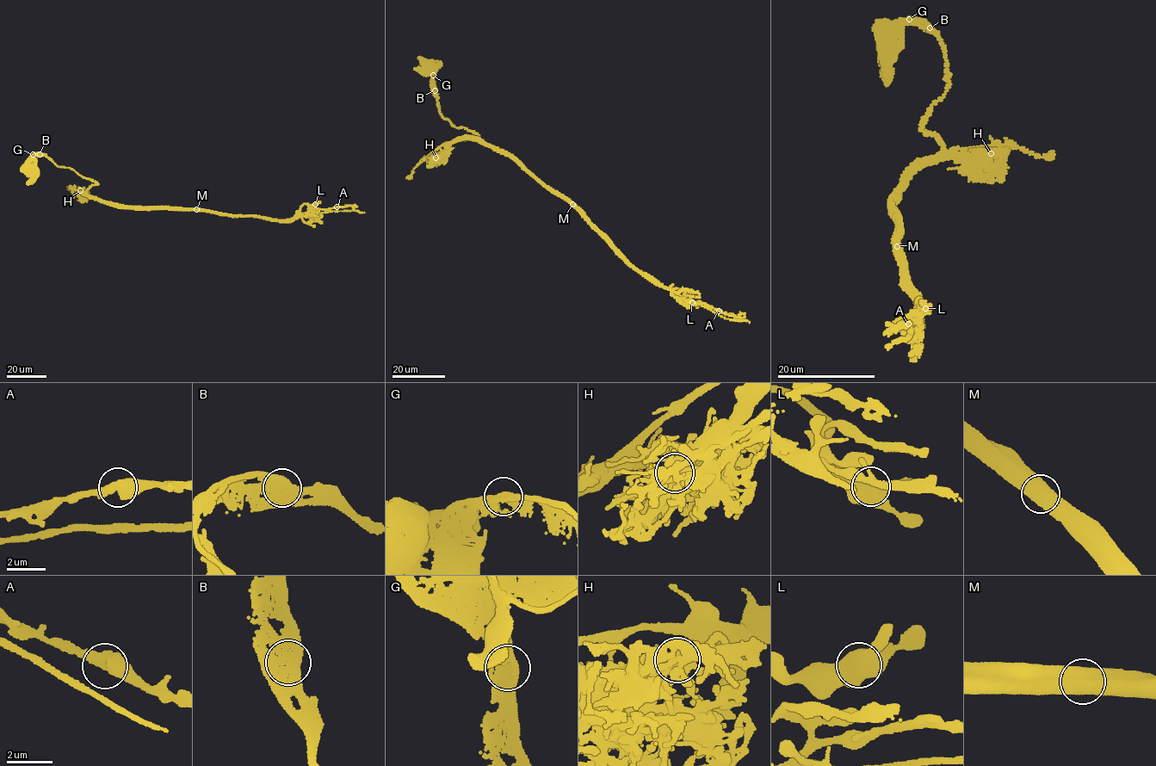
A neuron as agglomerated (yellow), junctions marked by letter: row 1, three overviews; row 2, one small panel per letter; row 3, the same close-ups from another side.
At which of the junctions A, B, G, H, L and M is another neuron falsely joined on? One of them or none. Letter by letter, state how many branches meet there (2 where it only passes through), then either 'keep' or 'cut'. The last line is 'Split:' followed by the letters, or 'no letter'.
A: 2 | keep
B: 1 | keep
G: 2 | keep
H: 8 | keep
L: 3 | keep
M: 2 | cut
Split: M

